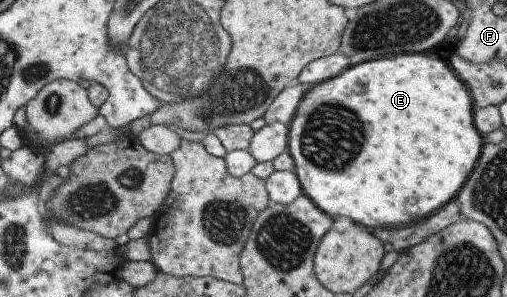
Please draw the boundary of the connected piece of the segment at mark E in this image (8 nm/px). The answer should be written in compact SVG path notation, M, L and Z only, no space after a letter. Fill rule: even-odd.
M403 53L392 57L378 58L349 67L339 76L317 83L305 93L295 118L292 118L289 125L290 145L288 150L294 158L295 173L303 185L304 194L311 197L321 210L327 211L327 214L332 217L347 216L353 222L362 224L368 229L409 225L431 216L447 201L455 198L475 161L479 158L484 140L474 127L472 109L472 100L466 86L457 78L456 72L450 68L450 65L446 65L434 53L429 56L424 53Z

